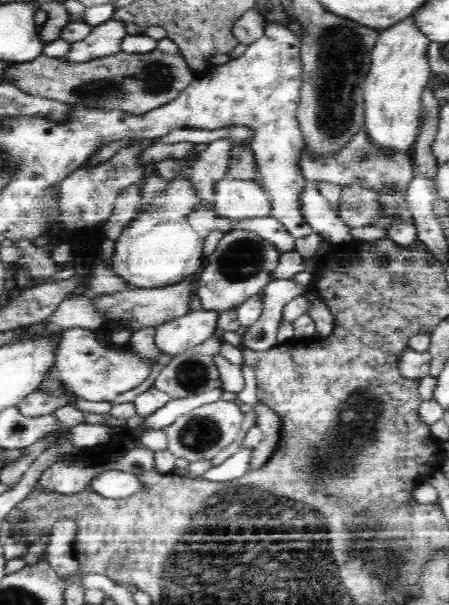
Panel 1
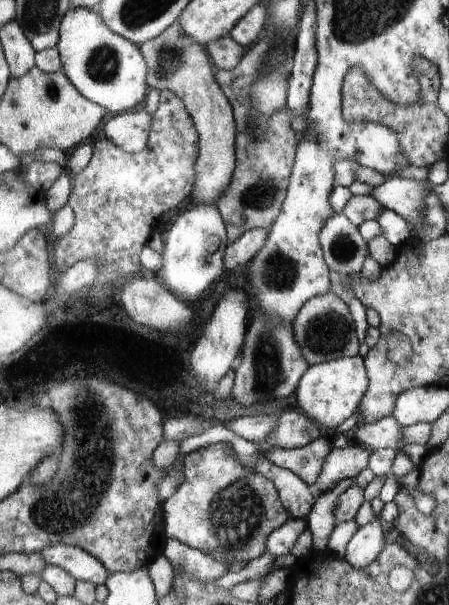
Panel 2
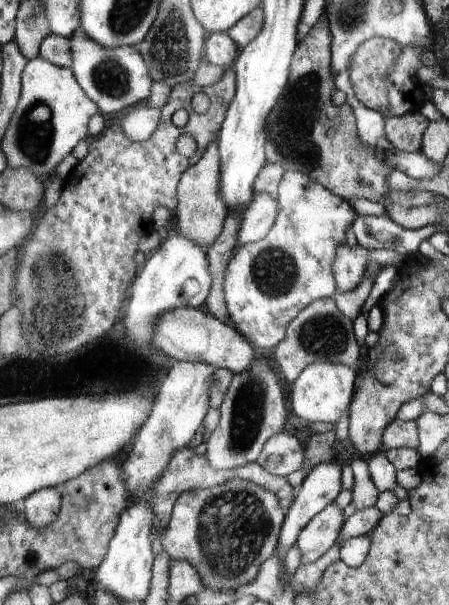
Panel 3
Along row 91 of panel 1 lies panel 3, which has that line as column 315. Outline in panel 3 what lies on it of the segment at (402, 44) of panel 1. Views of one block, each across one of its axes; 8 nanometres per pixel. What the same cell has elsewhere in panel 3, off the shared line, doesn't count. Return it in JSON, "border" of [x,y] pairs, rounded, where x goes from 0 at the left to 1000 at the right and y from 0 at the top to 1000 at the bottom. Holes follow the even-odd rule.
{"border":[[[699,600],[668,617],[664,628],[650,633],[650,678],[655,684],[682,694],[684,701],[748,701],[766,678],[782,671],[780,658],[788,648],[793,615],[762,600]]]}

